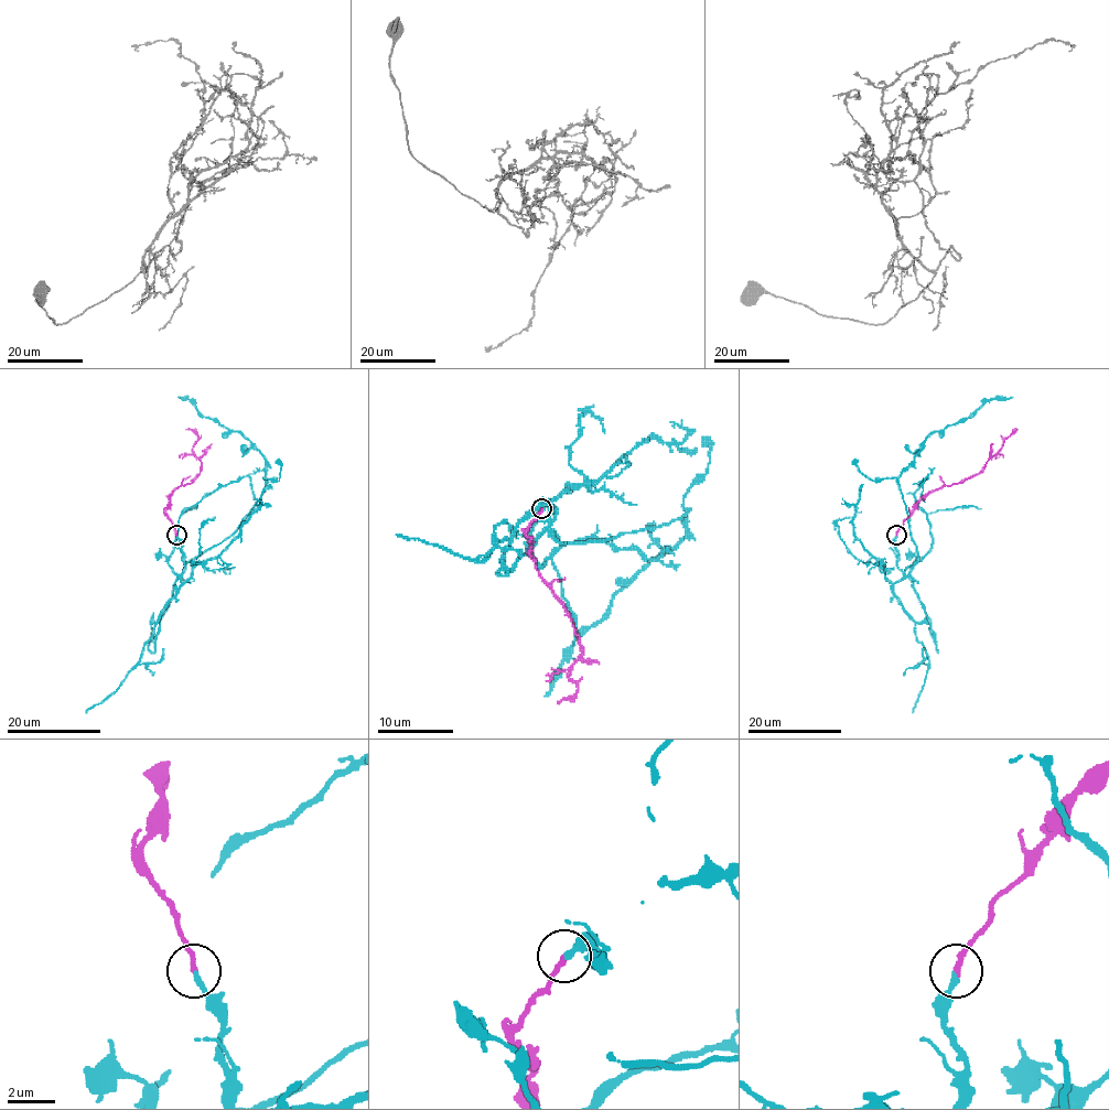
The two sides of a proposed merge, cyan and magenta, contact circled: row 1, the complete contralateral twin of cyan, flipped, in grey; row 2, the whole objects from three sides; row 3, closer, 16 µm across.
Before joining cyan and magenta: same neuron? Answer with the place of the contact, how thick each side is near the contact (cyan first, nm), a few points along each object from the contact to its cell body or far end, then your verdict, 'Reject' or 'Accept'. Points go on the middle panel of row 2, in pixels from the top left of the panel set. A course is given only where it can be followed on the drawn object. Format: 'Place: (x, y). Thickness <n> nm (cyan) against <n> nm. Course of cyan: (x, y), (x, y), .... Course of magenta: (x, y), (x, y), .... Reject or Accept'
Place: (541, 508). Thickness 220 nm (cyan) against 240 nm. Course of cyan: (542, 508), (556, 509), (561, 541), (610, 540), (685, 512), (685, 538), (614, 596), (545, 696). Course of magenta: (542, 508), (526, 530), (531, 557), (563, 605), (582, 650), (569, 668), (569, 677), (578, 688), (557, 703). Accept

